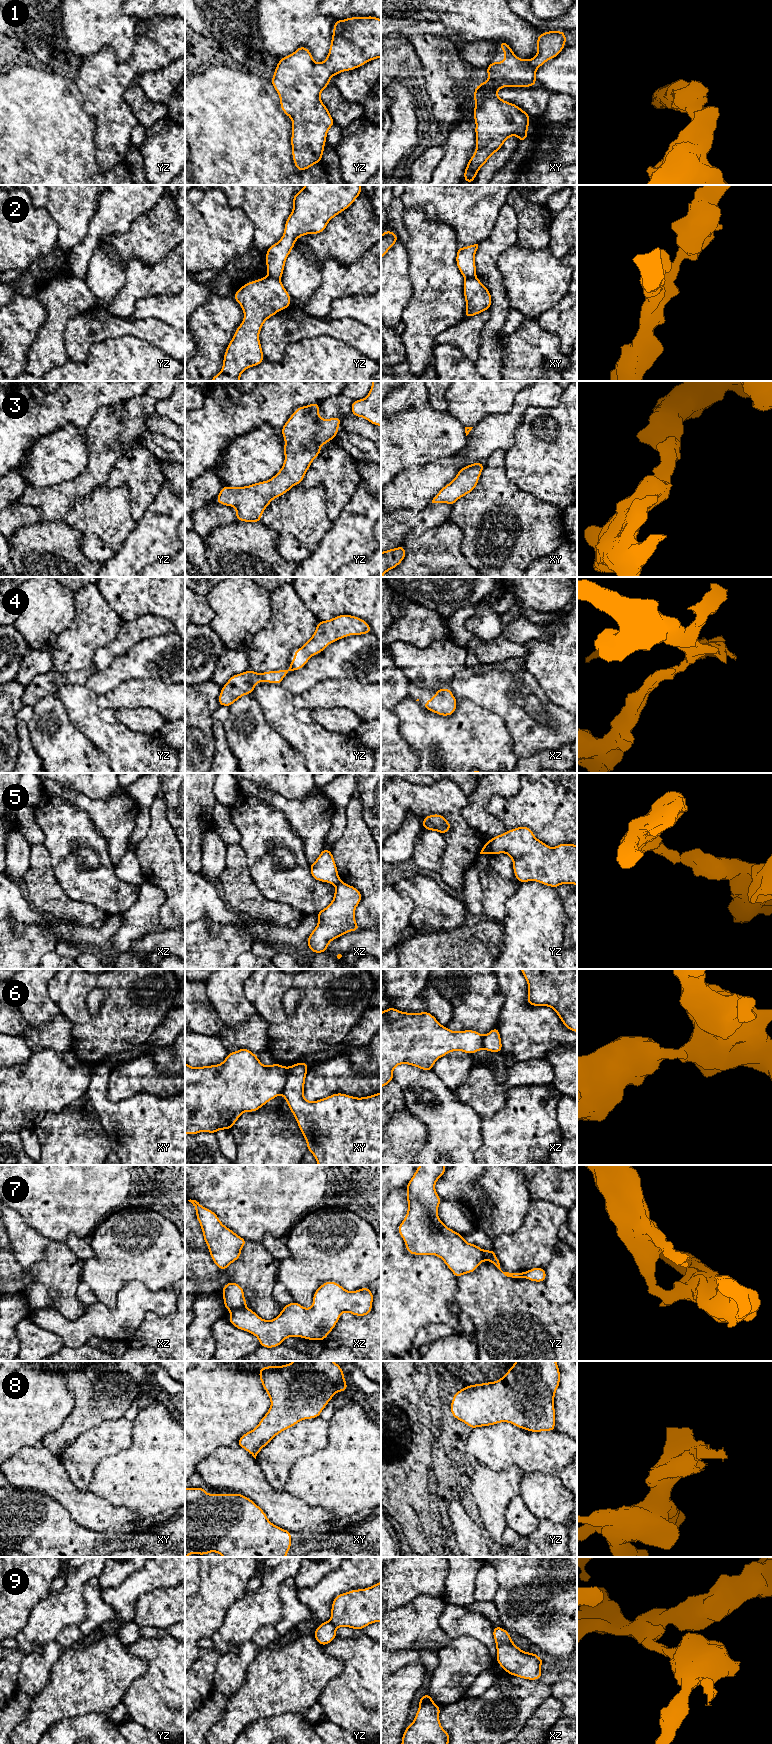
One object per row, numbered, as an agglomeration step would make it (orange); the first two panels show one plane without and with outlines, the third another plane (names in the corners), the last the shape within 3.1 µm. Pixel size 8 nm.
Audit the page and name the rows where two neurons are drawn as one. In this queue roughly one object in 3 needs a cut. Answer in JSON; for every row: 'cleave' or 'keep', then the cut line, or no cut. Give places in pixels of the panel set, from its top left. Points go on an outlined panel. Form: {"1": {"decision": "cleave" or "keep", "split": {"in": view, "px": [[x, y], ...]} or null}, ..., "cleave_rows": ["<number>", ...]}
{"1": {"decision": "keep", "split": null}, "2": {"decision": "cleave", "split": {"in": "yz", "px": [[269, 275], [279, 279]]}}, "3": {"decision": "keep", "split": null}, "4": {"decision": "keep", "split": null}, "5": {"decision": "cleave", "split": {"in": "yz", "px": [[489, 840], [491, 853]]}}, "6": {"decision": "cleave", "split": {"in": "xy", "px": [[288, 1068], [286, 1083], [281, 1093]]}}, "7": {"decision": "cleave", "split": {"in": "xz", "px": [[244, 1306], [231, 1311]]}}, "8": {"decision": "keep", "split": null}, "9": {"decision": "cleave", "split": {"in": "xz", "px": [[433, 1702], [422, 1704], [419, 1707]]}}, "cleave_rows": ["2", "5", "6", "7", "9"]}

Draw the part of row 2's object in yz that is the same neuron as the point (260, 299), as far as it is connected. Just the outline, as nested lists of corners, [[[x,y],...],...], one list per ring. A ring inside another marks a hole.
[[[271,276],[246,283],[233,298],[240,304],[244,319],[226,348],[222,371],[210,381],[240,381],[243,371],[261,364],[265,359],[259,341],[261,328],[268,318],[291,304],[280,279]]]

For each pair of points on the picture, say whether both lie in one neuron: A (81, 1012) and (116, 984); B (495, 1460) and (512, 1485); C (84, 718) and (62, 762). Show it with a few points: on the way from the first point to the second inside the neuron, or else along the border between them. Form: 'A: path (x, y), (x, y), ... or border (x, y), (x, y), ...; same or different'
A: path (81, 999), (81, 994), (92, 983), (103, 983); same
B: border (481, 1463), (497, 1471), (517, 1466), (522, 1478); different
C: border (65, 711), (70, 723), (96, 746); different

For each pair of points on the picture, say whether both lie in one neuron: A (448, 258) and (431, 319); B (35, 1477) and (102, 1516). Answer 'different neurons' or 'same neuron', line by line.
A: same neuron
B: same neuron

